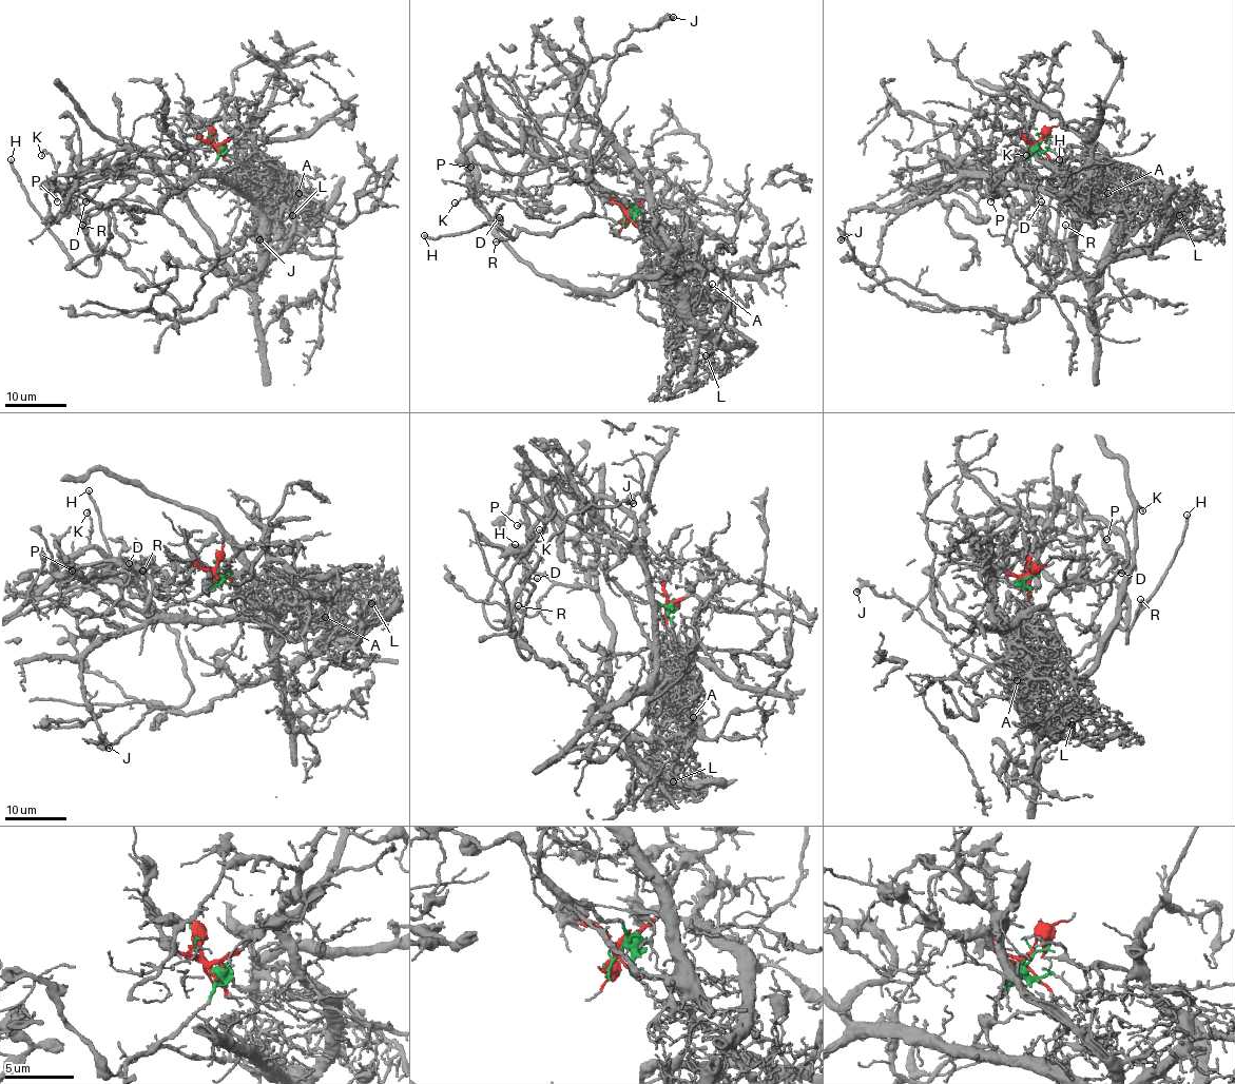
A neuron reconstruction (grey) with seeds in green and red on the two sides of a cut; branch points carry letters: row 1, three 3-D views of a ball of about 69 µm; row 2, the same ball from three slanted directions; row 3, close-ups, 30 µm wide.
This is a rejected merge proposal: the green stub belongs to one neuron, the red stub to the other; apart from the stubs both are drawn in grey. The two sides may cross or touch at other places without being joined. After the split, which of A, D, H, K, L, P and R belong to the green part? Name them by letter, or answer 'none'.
D, H, K, P, R

